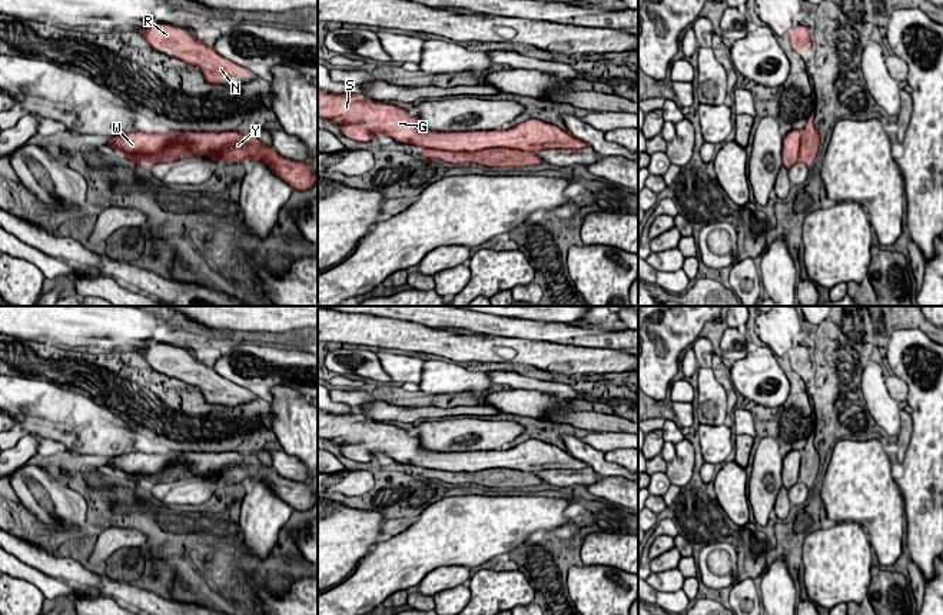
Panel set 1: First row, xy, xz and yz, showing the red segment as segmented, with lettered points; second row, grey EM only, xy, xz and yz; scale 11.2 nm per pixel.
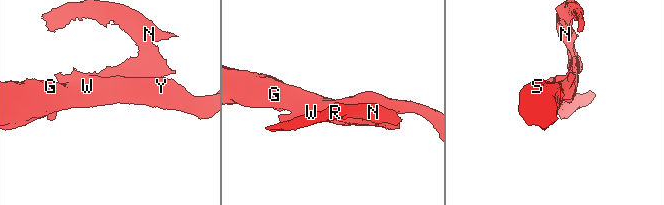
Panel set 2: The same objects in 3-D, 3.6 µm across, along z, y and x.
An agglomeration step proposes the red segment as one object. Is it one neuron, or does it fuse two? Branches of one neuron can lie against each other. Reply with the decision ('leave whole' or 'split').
split

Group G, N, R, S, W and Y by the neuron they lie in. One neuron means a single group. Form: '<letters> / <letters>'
G S W Y / N R

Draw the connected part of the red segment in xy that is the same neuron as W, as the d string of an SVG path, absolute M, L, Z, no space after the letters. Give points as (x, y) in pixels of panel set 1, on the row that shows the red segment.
M130 130L107 140L107 146L130 154L159 154L172 140L182 139L187 146L186 157L209 156L220 163L243 163L245 160L266 162L269 169L293 190L308 190L316 183L316 174L311 163L295 162L279 156L270 146L263 144L255 134L240 134L238 132L169 132L163 134Z

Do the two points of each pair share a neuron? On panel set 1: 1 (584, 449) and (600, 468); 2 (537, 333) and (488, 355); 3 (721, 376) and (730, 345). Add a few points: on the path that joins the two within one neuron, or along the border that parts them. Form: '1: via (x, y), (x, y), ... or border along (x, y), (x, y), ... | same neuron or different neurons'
1: via (588, 454), (598, 464) | same neuron
2: border along (492, 335), (544, 339), (558, 343) | different neurons
3: border along (727, 371), (730, 375) | different neurons

